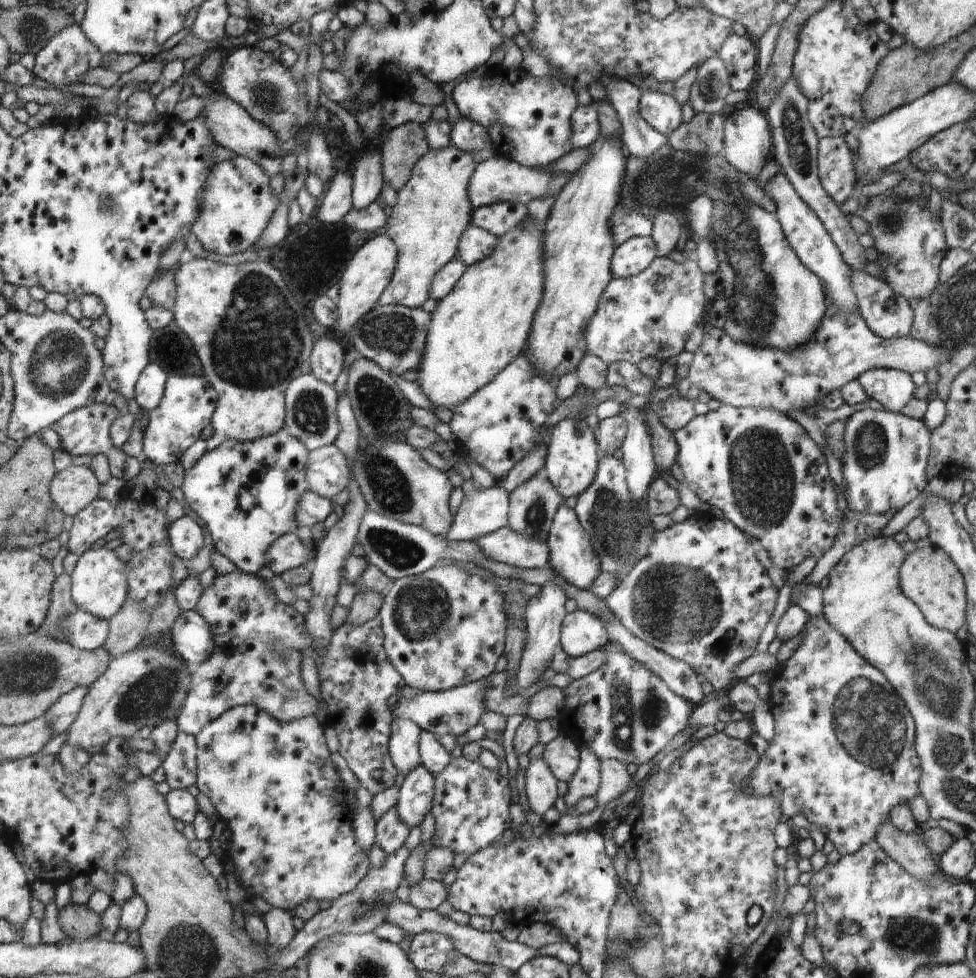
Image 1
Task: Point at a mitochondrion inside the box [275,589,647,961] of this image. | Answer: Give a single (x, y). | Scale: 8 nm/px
(369, 905)

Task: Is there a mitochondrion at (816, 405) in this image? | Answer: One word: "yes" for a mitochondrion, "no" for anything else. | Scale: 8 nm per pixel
no

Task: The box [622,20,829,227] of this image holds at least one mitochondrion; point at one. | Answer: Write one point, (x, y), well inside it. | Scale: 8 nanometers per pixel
(801, 164)

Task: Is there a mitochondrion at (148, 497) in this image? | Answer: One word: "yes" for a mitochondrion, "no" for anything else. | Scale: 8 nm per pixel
no

